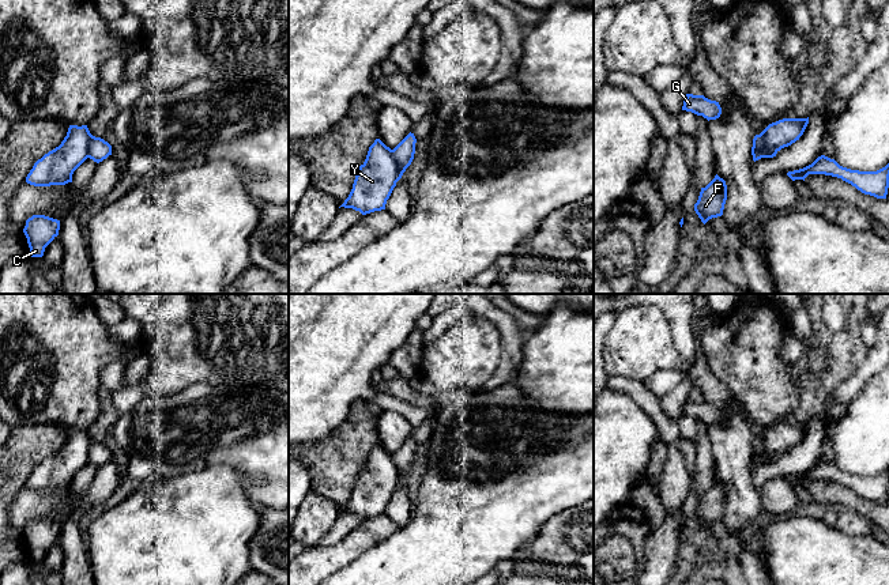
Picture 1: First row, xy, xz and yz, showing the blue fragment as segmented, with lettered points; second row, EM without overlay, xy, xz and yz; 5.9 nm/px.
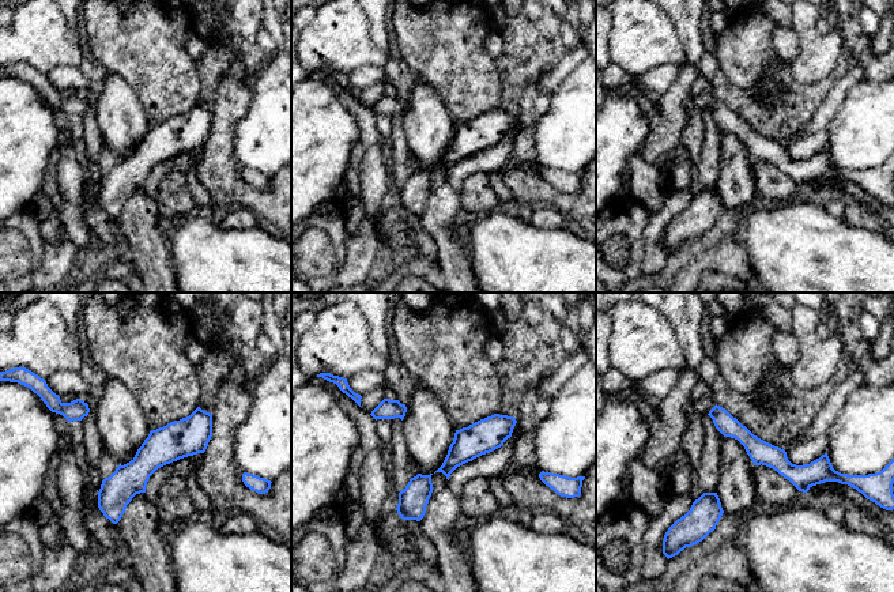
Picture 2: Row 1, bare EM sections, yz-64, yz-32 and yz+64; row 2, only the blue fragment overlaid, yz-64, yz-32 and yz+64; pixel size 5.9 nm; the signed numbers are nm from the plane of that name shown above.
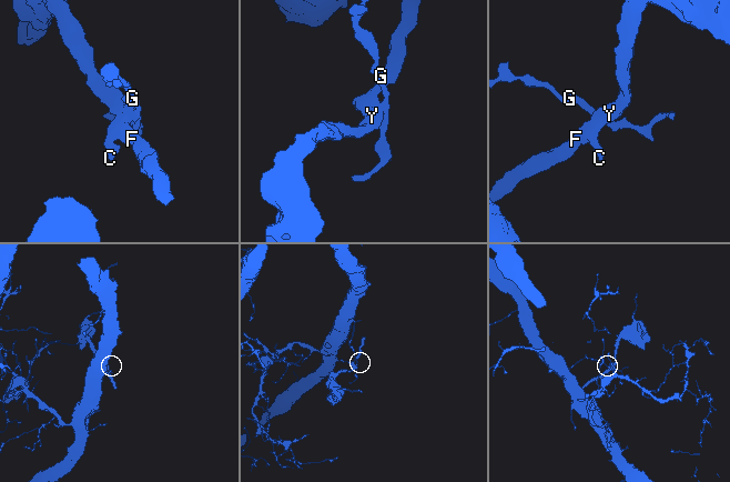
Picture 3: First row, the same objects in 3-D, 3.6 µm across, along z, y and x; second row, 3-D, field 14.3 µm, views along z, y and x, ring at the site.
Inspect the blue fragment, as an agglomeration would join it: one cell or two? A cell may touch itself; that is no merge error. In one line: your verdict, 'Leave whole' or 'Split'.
Split

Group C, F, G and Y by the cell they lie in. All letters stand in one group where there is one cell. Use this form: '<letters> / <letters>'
C F Y / G

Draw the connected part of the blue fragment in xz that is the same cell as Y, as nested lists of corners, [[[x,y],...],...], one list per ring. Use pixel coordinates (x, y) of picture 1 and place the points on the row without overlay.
[[[376,444],[357,476],[349,502],[340,512],[353,513],[362,520],[385,514],[387,505],[400,483],[392,454]]]

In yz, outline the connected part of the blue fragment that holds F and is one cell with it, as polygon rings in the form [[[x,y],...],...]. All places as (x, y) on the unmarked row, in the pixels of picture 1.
[[[716,479],[705,492],[701,492],[698,505],[694,509],[694,516],[705,529],[709,524],[723,520],[726,505],[726,486]]]

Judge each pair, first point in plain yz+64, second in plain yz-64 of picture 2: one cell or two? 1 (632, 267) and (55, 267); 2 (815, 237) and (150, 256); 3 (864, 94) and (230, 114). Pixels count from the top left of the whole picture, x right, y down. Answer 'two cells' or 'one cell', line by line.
1: two cells
2: two cells
3: two cells

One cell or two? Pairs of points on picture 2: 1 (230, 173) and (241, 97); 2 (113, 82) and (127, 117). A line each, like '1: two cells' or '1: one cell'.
1: one cell
2: one cell

